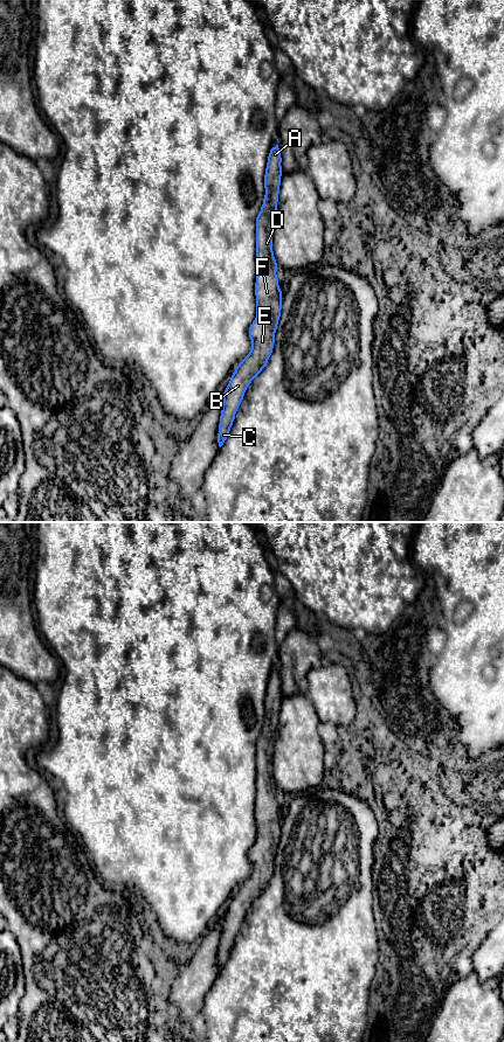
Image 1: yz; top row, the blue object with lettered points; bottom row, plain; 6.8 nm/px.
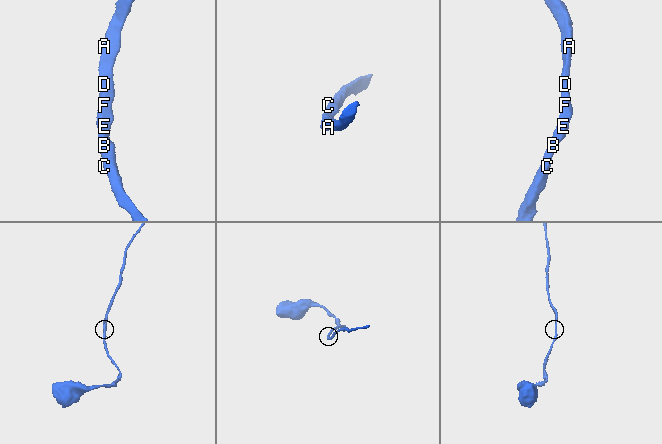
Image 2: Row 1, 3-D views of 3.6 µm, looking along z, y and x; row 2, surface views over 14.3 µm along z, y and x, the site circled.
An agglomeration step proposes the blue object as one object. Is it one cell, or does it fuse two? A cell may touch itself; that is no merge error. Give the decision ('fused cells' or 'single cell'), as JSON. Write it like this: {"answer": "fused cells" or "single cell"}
{"answer": "single cell"}

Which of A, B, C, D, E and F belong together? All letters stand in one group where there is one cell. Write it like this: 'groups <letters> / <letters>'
groups A B C D E F

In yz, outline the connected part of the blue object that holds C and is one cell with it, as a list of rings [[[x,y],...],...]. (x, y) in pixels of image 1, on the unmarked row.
[[[278,668],[270,673],[265,699],[264,699],[264,711],[265,718],[261,735],[256,741],[256,806],[255,806],[255,819],[256,819],[256,841],[249,850],[249,861],[251,863],[251,873],[249,877],[239,887],[233,896],[230,904],[223,916],[222,933],[220,939],[218,966],[221,971],[227,963],[235,937],[243,923],[244,916],[251,904],[262,895],[267,889],[268,883],[272,876],[275,867],[275,856],[277,853],[278,843],[282,833],[282,814],[278,808],[278,801],[276,798],[277,786],[272,774],[272,756],[275,749],[275,741],[277,736],[277,725],[279,717],[279,708],[282,700],[282,681]]]

